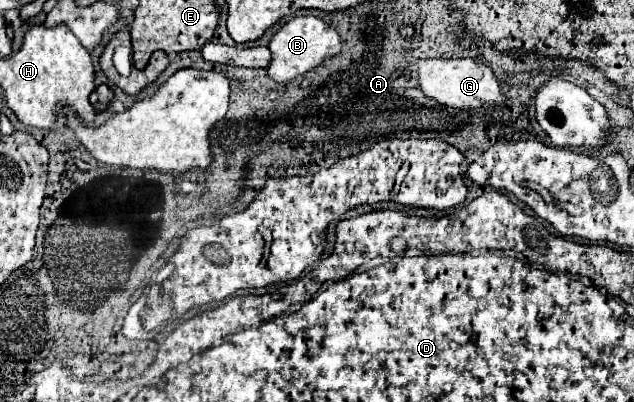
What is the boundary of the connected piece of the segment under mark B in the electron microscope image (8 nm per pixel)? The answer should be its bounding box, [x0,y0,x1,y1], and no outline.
[266,16,342,82]

